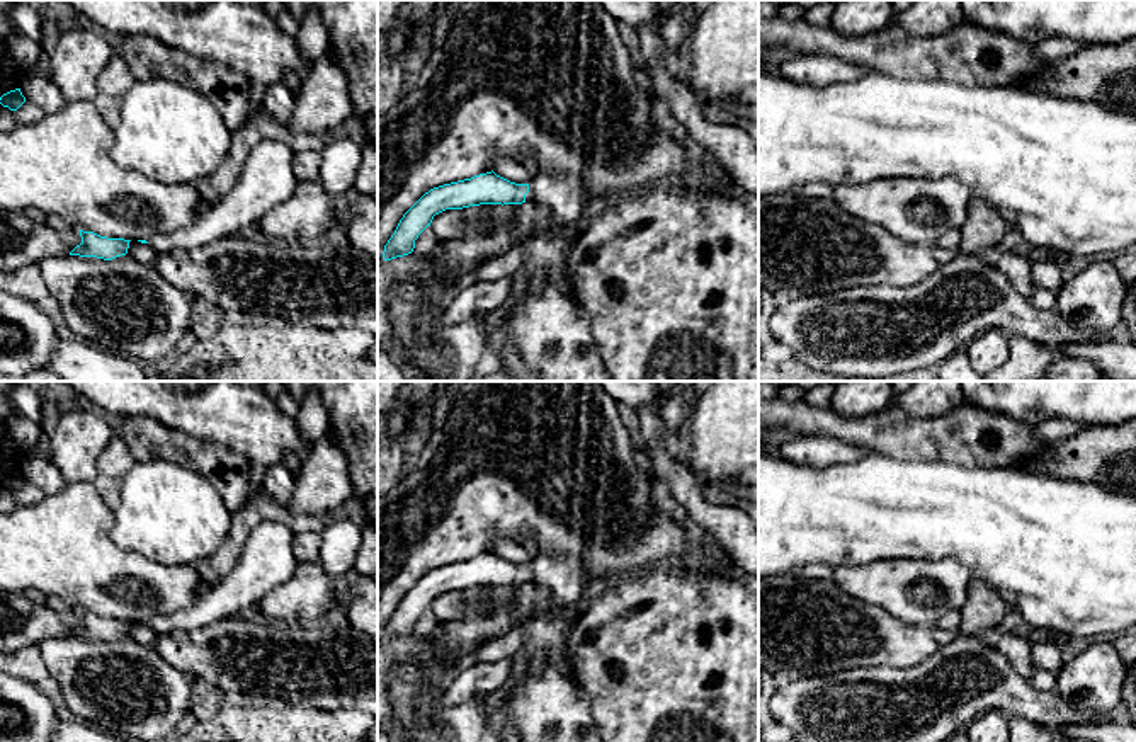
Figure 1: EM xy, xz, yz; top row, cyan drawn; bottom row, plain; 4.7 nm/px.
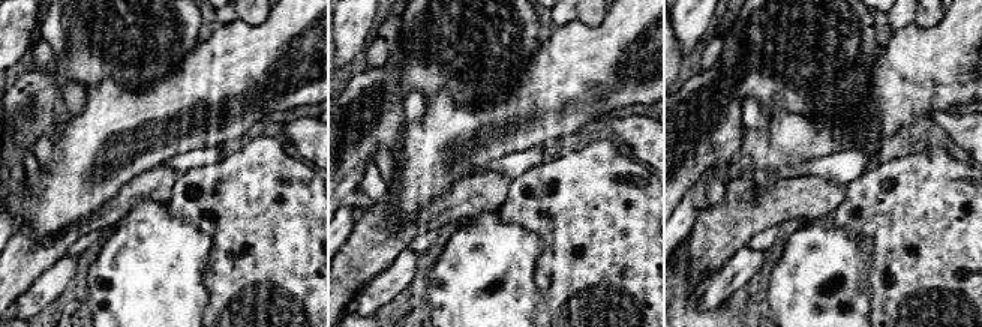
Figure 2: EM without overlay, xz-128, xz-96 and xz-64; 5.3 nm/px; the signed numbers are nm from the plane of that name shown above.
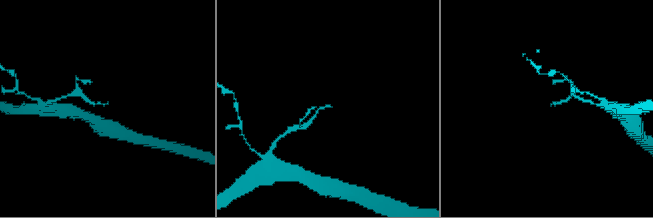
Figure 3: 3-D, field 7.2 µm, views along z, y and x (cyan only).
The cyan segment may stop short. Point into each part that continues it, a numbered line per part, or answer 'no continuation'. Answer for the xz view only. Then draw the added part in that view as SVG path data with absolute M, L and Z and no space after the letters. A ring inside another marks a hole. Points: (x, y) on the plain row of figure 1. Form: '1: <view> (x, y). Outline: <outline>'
1: xz (568, 577). Outline: M532 556L529 563L527 584L544 584L553 589L563 602L580 601L587 587L594 582L583 562L571 556Z

